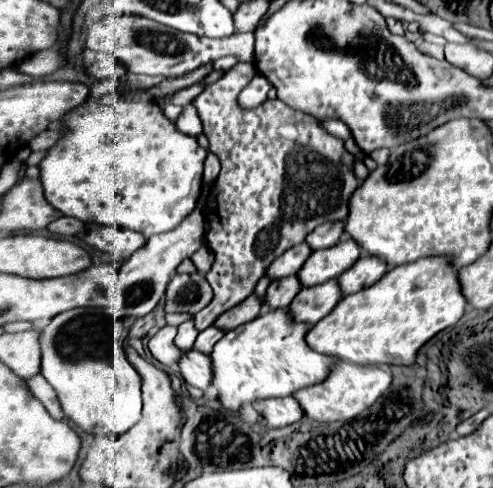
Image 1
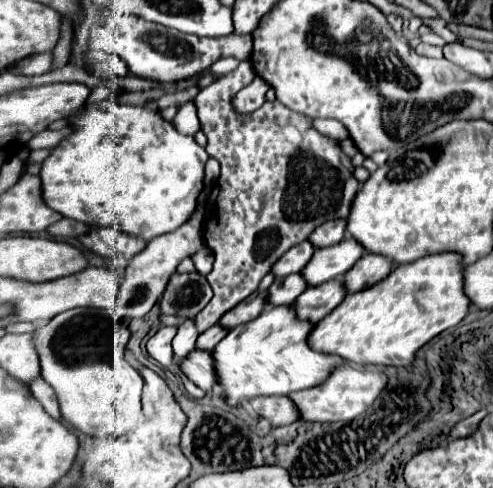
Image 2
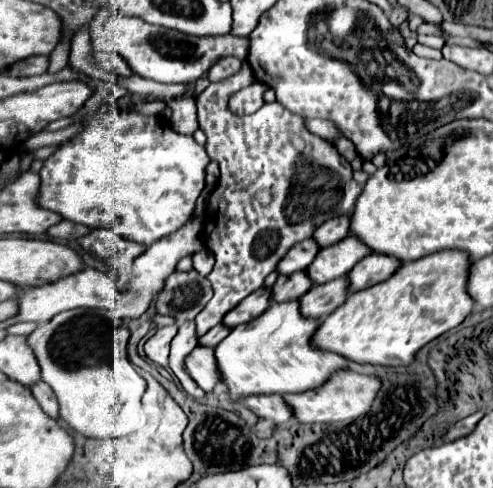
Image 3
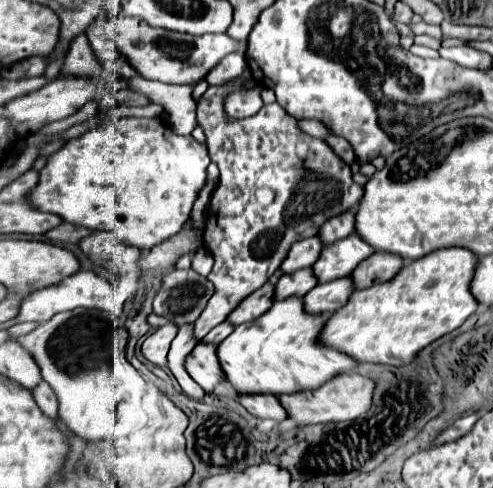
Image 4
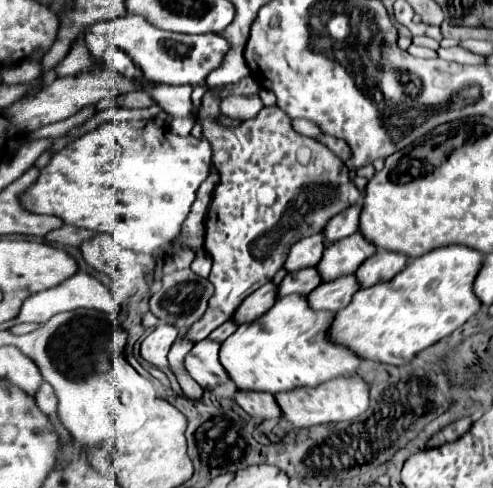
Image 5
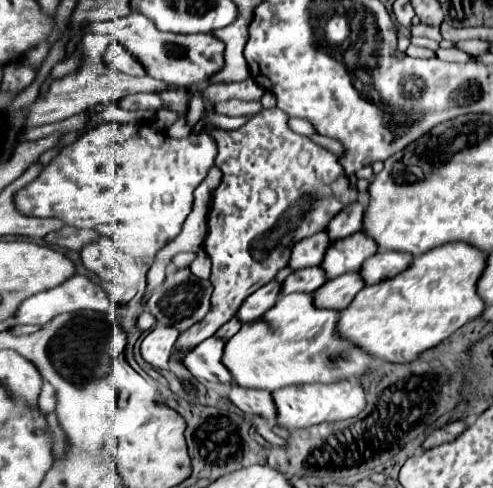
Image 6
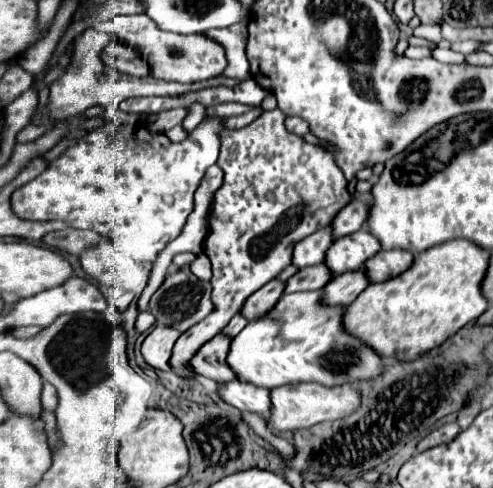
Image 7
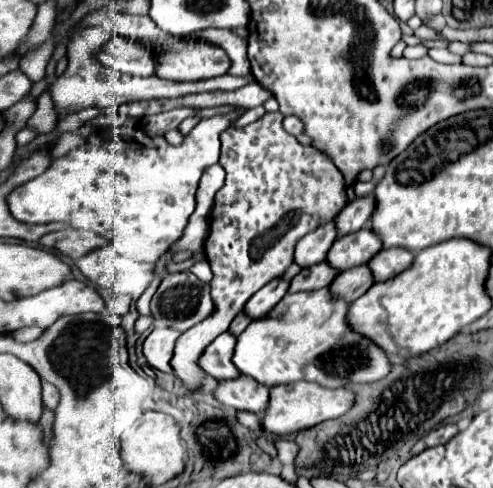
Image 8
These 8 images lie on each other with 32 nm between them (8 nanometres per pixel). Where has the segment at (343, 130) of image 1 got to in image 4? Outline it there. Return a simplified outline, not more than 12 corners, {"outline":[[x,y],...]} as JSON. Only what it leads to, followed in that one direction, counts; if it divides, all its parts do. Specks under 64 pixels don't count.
{"outline":[[300,120],[300,128],[322,140],[332,136],[320,120]]}

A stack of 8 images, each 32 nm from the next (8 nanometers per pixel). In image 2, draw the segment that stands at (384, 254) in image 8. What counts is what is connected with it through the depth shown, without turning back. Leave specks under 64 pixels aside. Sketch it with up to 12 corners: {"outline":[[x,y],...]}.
{"outline":[[364,254],[342,276],[346,294],[380,282],[390,270],[384,256]]}

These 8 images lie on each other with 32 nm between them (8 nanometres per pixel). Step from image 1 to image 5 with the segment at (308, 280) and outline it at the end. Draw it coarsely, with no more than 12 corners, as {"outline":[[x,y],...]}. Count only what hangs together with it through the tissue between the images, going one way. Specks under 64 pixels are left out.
{"outline":[[360,232],[332,242],[316,264],[320,278],[354,274],[376,252]]}

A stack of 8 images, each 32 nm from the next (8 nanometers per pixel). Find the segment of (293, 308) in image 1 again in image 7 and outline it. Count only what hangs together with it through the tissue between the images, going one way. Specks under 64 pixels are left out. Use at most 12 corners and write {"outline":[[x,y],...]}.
{"outline":[[364,270],[344,272],[322,288],[322,302],[346,308],[368,286]]}

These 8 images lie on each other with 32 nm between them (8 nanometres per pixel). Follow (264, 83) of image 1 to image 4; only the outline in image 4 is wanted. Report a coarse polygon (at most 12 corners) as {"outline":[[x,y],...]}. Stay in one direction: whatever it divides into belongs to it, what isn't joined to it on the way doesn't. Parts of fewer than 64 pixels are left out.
{"outline":[[264,86],[242,88],[226,98],[234,118],[256,114],[264,106]]}

